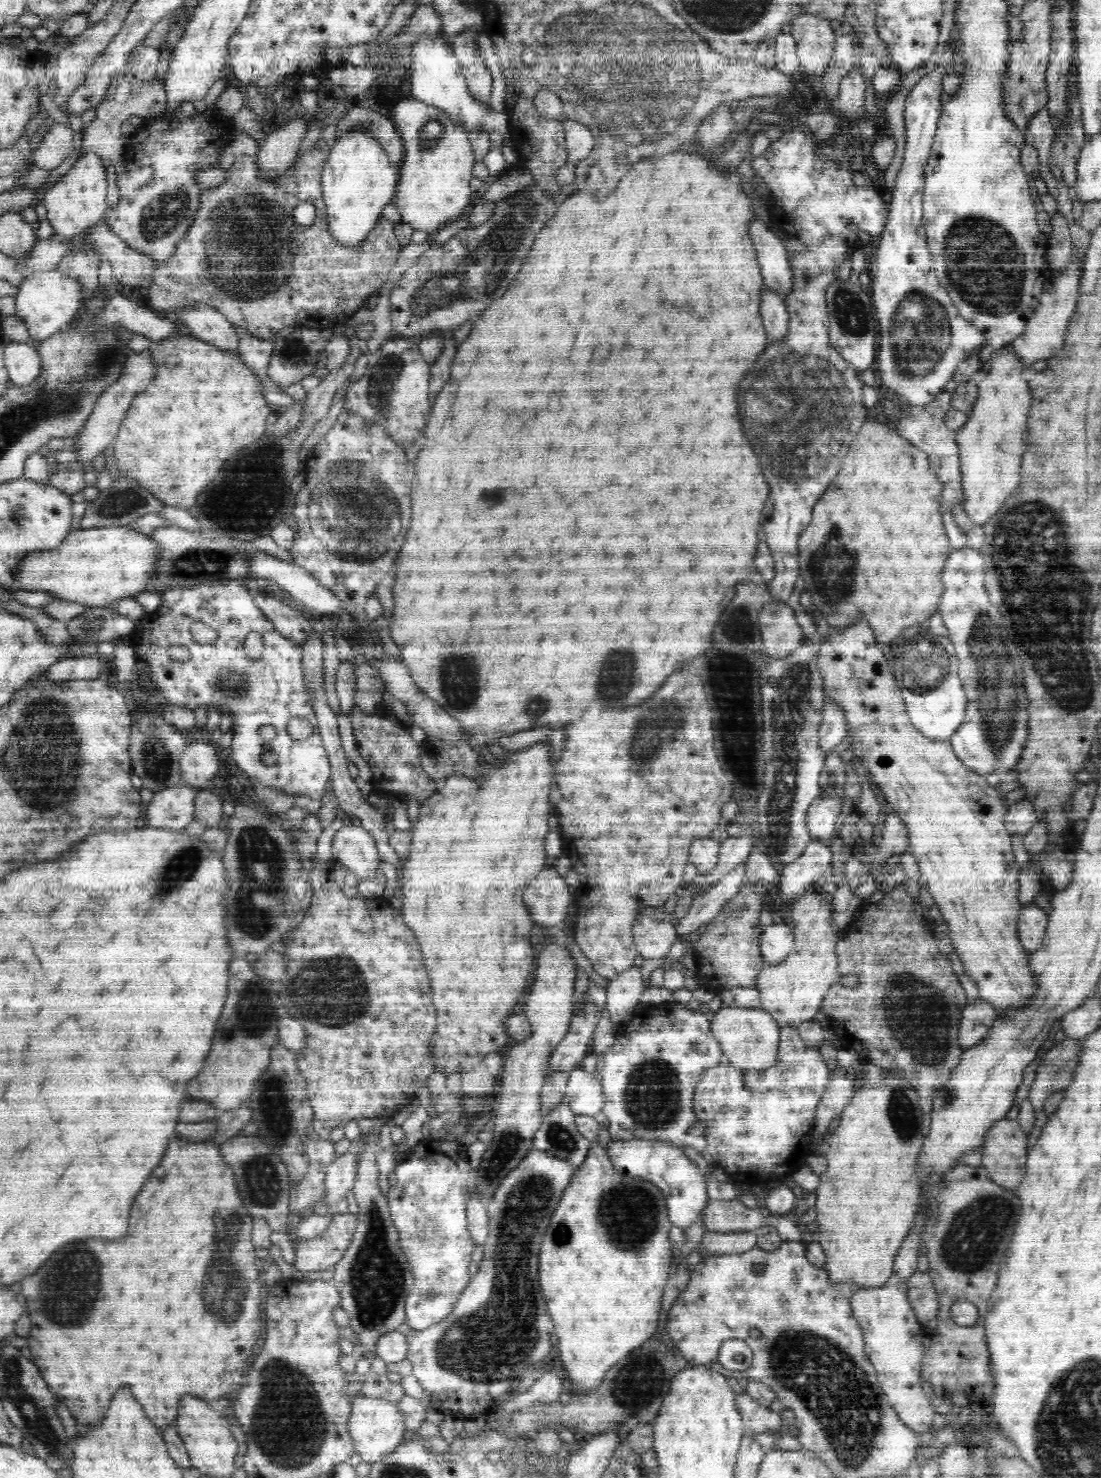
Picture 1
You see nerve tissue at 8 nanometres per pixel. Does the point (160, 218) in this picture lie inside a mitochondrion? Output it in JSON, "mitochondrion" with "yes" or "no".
{"mitochondrion":"yes"}

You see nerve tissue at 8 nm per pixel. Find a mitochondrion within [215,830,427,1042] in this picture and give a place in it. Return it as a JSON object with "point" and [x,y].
{"point":[322,992]}

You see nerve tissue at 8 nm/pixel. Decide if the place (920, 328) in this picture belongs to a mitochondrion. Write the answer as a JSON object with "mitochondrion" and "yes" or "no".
{"mitochondrion":"yes"}

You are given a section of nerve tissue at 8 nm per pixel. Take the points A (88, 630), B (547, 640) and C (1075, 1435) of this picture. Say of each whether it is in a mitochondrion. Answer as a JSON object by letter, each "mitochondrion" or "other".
{"A":"mitochondrion","B":"other","C":"mitochondrion"}

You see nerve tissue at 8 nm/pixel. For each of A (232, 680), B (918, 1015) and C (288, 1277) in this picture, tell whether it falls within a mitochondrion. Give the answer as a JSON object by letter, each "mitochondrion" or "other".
{"A":"mitochondrion","B":"mitochondrion","C":"other"}

